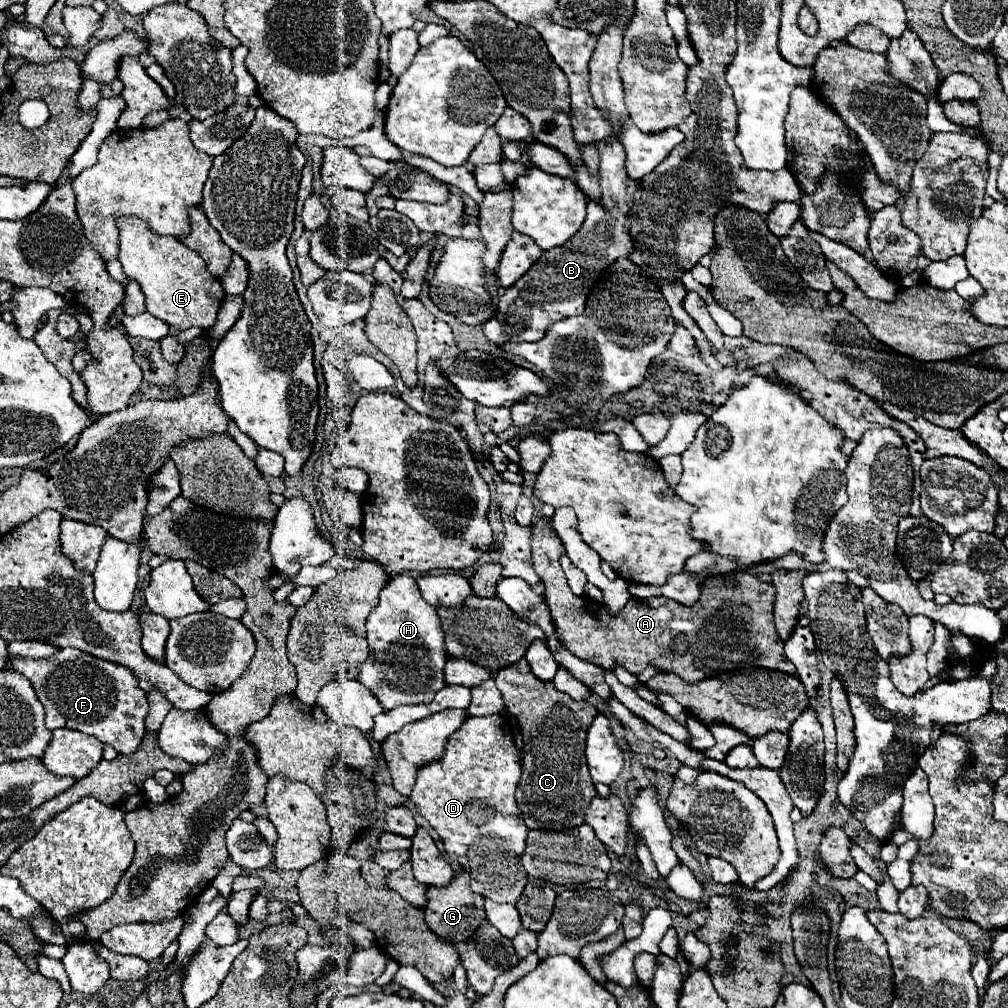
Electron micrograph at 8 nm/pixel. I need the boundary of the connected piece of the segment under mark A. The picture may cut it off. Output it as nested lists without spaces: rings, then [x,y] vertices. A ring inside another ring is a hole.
[[[539,520],[533,528],[531,546],[533,566],[545,584],[545,602],[557,626],[559,640],[565,642],[569,652],[577,658],[601,668],[619,664],[631,674],[639,674],[649,664],[655,664],[661,672],[673,672],[691,684],[747,666],[795,674],[793,664],[785,658],[783,642],[777,638],[773,624],[775,588],[747,572],[735,576],[735,586],[733,582],[725,584],[711,578],[703,584],[701,600],[695,606],[683,606],[663,596],[647,600],[631,598],[617,616],[609,616],[603,604],[571,592],[559,564],[563,544],[553,534],[547,520]]]

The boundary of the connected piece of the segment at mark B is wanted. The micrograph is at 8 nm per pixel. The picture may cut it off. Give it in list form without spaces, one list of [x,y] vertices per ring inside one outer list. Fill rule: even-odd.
[[[615,138],[597,142],[597,148],[601,154],[599,174],[603,188],[603,204],[607,206],[589,202],[587,218],[581,230],[567,244],[545,252],[519,282],[515,282],[511,288],[501,292],[495,318],[483,324],[483,334],[489,342],[505,344],[505,342],[541,340],[549,324],[567,316],[575,316],[575,314],[579,316],[585,308],[585,296],[591,292],[595,280],[603,274],[603,270],[609,264],[613,264],[619,256],[631,254],[633,242],[629,238],[629,232],[623,228],[629,210],[627,190],[625,190],[627,188],[625,150]]]

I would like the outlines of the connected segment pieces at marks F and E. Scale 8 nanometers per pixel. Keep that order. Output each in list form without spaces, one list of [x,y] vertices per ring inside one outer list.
[[[63,648],[49,660],[9,658],[5,668],[23,674],[33,684],[41,704],[45,706],[45,726],[49,730],[79,730],[113,746],[119,754],[133,754],[141,744],[149,704],[145,698],[147,694],[137,686],[137,678],[129,668],[99,660],[77,648]]]
[[[137,216],[117,218],[119,228],[119,262],[123,272],[139,282],[145,294],[147,312],[163,320],[175,330],[187,330],[191,326],[211,328],[217,320],[217,310],[225,298],[225,292],[215,276],[205,268],[203,258],[183,246],[173,236],[159,236],[149,230],[147,222]]]

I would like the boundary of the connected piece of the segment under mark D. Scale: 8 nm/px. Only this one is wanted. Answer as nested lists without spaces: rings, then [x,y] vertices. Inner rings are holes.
[[[469,716],[459,730],[449,736],[445,754],[439,762],[427,764],[417,774],[417,784],[409,796],[417,812],[437,830],[447,856],[459,862],[471,876],[471,890],[483,898],[491,898],[499,904],[515,904],[521,890],[527,884],[527,874],[521,866],[521,854],[525,850],[525,838],[529,828],[521,820],[521,812],[515,802],[517,782],[521,778],[521,764],[513,748],[513,726],[507,716]]]

